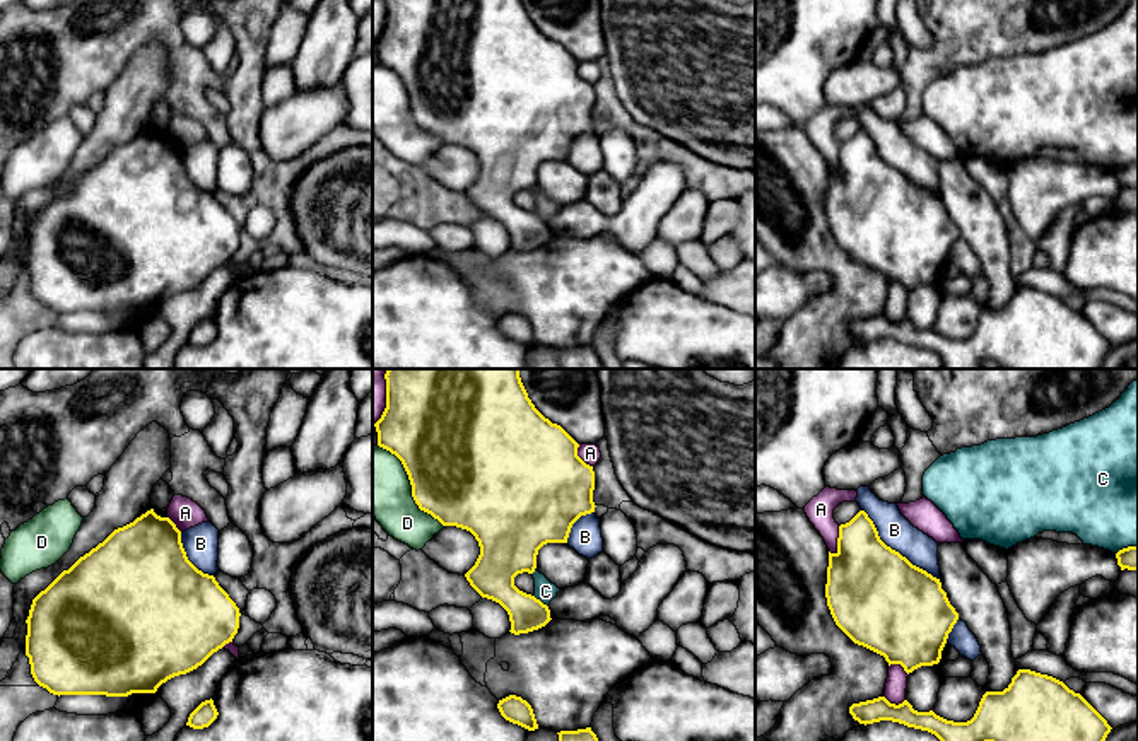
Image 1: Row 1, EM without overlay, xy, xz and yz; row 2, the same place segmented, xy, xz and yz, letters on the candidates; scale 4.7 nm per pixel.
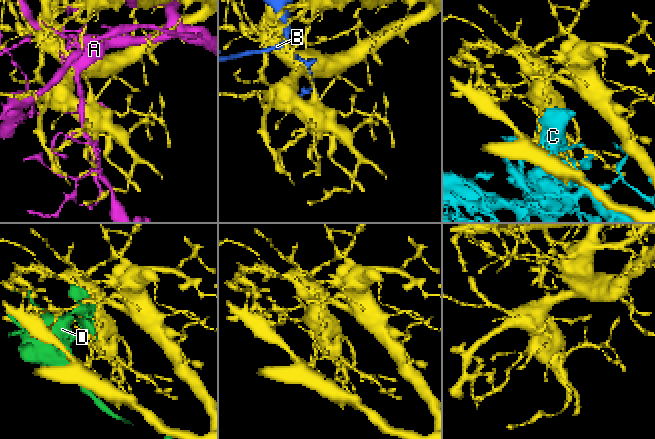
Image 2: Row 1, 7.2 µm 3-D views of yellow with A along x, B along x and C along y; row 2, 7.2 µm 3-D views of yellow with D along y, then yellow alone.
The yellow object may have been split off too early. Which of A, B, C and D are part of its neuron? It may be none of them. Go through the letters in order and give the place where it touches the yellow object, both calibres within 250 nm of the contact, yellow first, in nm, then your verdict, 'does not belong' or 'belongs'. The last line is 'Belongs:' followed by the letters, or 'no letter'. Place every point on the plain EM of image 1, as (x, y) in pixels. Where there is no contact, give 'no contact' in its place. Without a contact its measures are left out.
A: meets yellow in yz at (838, 159); 400 nm thick on the yellow side, 130 nm on the other; does not belong
B: meets yellow in yz at (894, 168); 460 nm thick on the yellow side, 160 nm on the other; does not belong
C: meets yellow in xz at (539, 217); 200 nm thick on the yellow side, 100 nm on the other; does not belong
D: meets yellow in xz at (410, 101); 500 nm thick on the yellow side, 320 nm on the other; does not belong
Belongs: no letter

